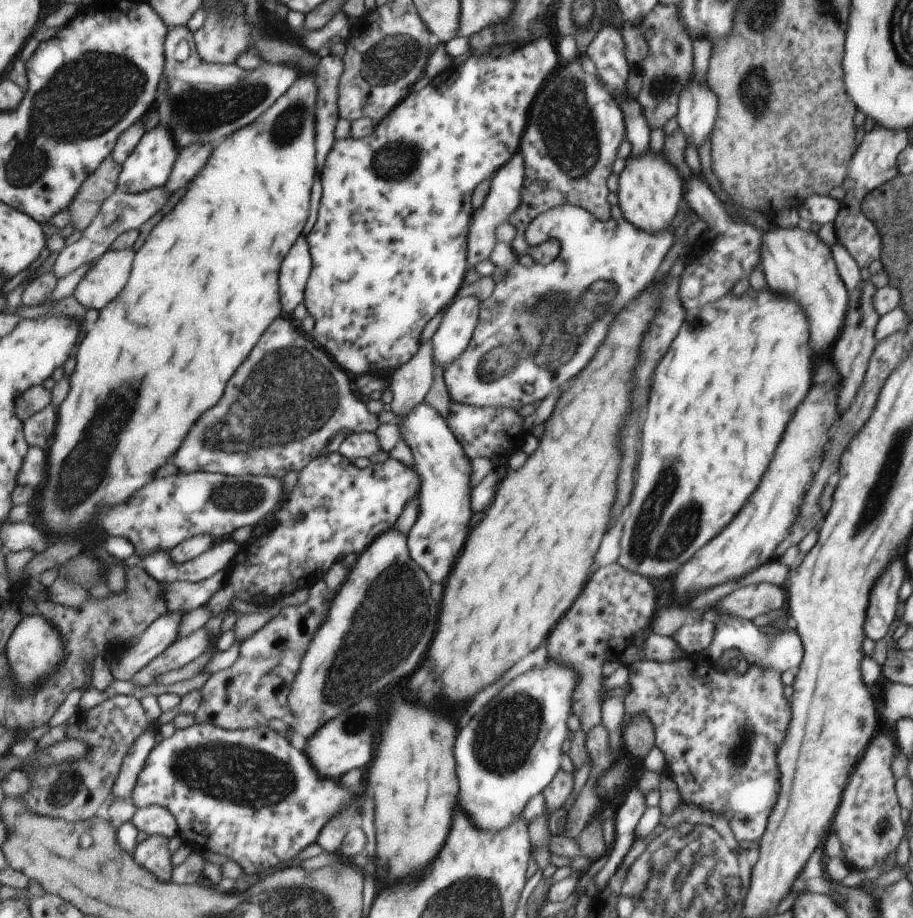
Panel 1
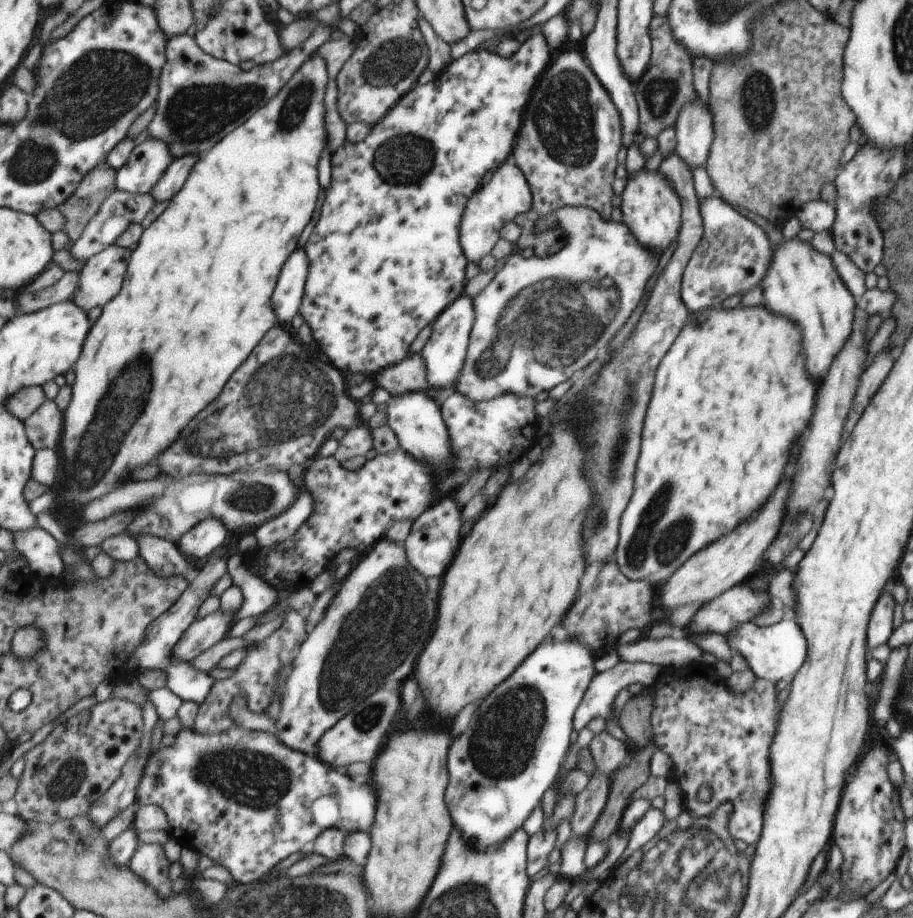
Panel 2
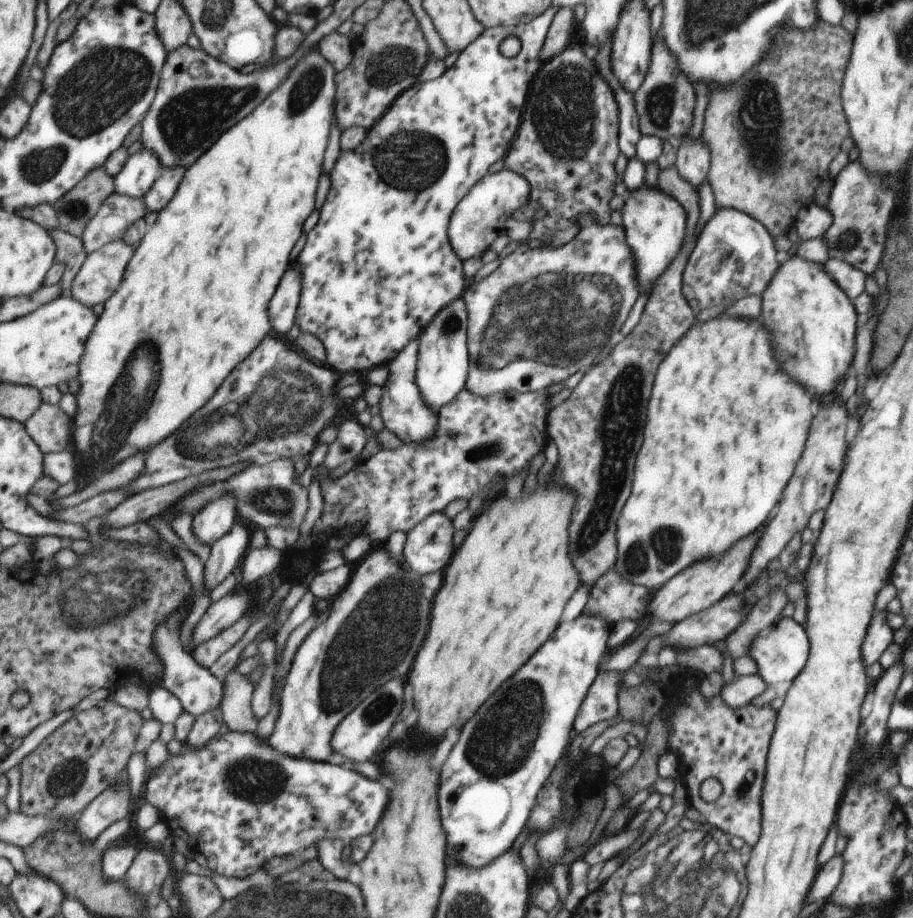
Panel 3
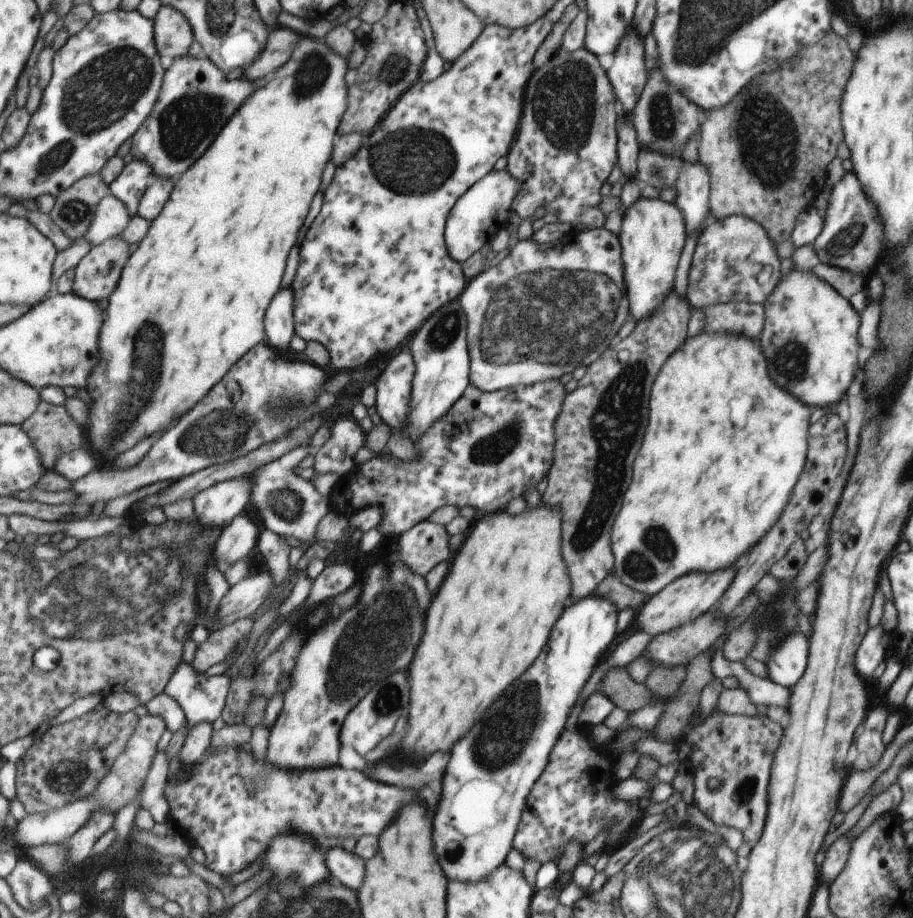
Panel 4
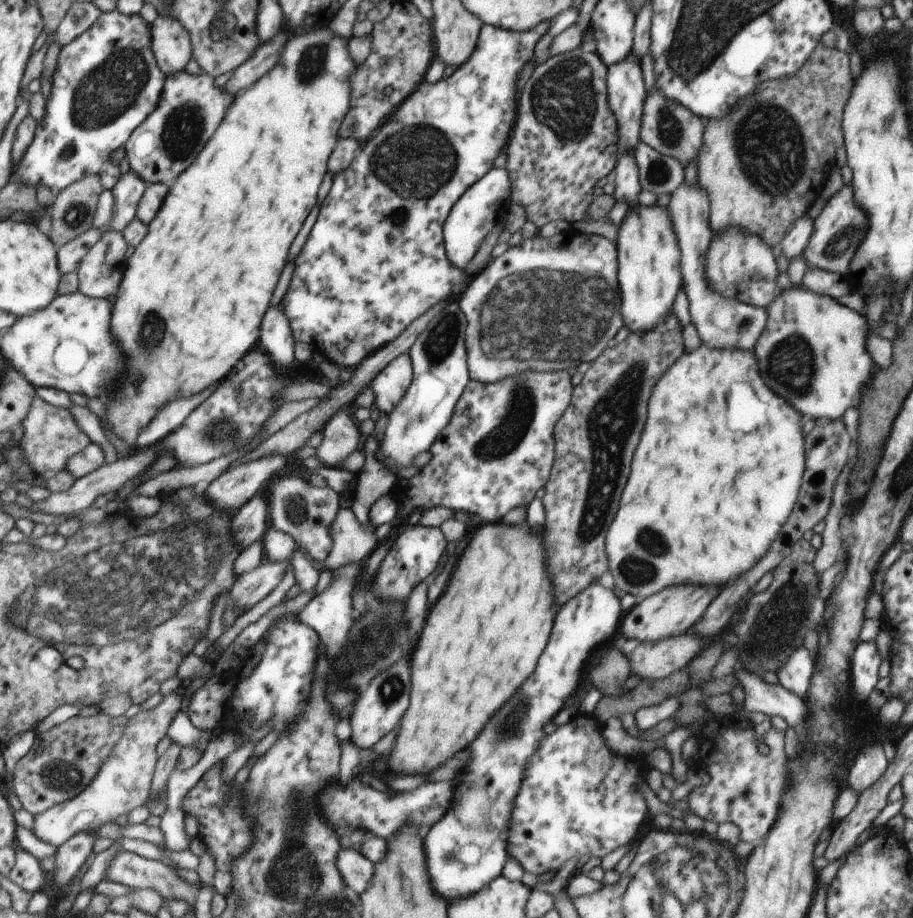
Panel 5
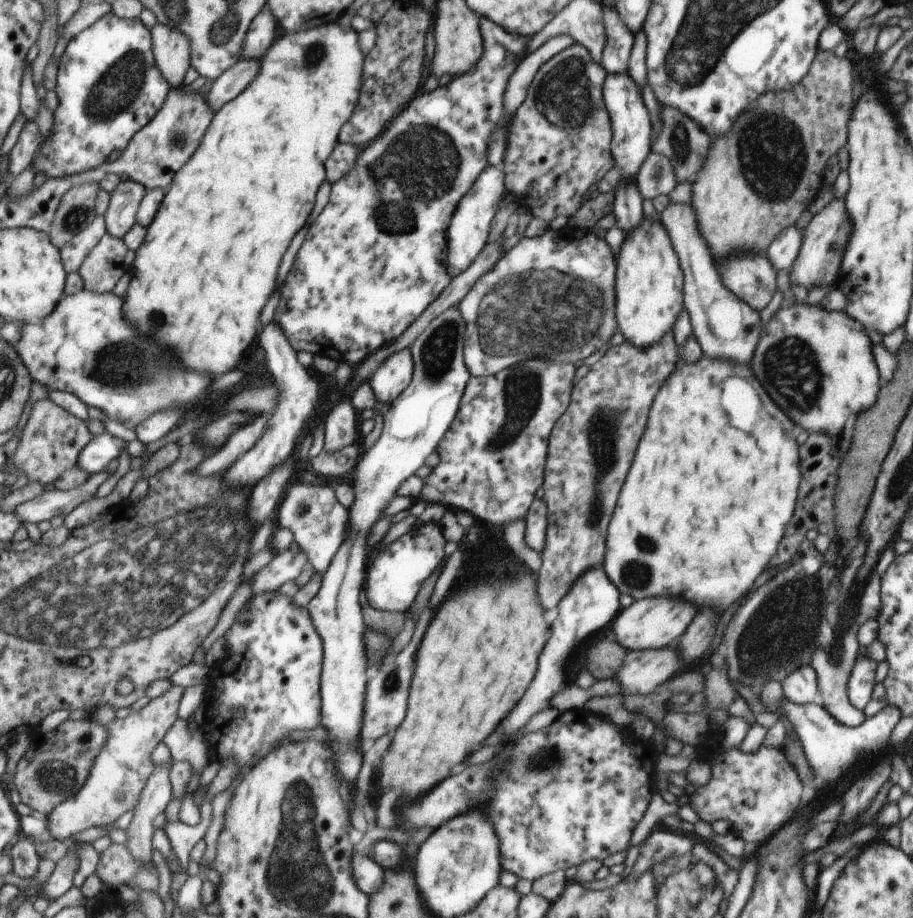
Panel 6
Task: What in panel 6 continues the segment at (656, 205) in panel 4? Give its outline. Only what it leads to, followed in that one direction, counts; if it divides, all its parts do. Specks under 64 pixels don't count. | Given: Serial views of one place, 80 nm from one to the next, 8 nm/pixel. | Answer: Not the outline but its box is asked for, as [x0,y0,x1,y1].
[616,218,681,347]

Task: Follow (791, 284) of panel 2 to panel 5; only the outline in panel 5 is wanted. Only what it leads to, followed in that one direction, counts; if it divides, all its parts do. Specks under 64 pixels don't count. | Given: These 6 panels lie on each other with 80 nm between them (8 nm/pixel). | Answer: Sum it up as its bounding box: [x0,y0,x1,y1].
[755,285,871,420]

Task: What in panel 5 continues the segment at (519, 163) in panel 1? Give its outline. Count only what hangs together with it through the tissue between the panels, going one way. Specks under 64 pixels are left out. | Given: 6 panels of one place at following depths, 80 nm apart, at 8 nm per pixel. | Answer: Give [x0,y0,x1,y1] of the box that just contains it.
[447,167,511,271]

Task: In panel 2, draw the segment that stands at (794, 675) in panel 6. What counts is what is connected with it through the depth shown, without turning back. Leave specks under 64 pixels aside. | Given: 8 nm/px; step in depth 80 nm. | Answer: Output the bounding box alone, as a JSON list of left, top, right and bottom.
[723,620,805,682]

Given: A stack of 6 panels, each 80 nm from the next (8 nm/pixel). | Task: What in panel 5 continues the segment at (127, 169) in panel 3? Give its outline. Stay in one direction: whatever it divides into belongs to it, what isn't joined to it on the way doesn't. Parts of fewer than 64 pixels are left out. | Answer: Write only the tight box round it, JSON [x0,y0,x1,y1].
[112,172,149,232]

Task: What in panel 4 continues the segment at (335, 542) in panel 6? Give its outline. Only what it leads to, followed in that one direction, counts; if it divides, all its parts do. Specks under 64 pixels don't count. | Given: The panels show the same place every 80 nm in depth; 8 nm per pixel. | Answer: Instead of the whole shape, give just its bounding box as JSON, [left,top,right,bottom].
[248,444,334,546]

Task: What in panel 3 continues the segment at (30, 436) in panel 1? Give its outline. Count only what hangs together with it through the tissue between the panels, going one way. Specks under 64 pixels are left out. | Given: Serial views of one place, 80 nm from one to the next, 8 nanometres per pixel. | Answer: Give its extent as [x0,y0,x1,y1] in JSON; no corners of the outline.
[25,402,73,453]

